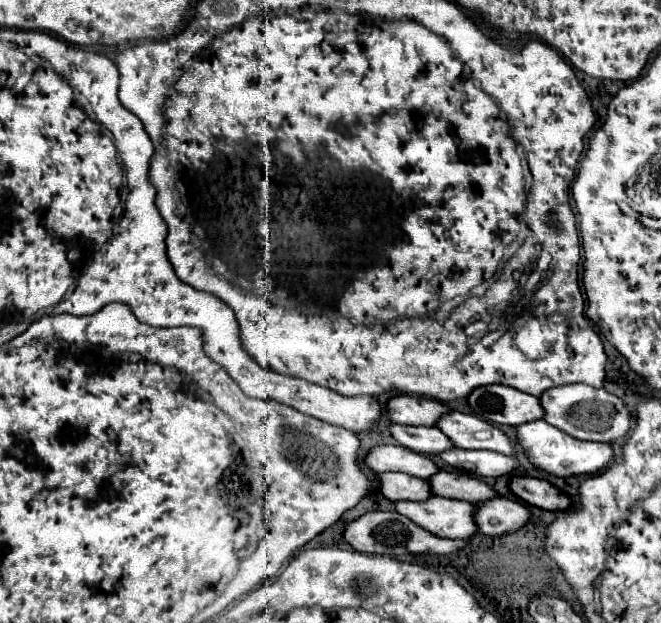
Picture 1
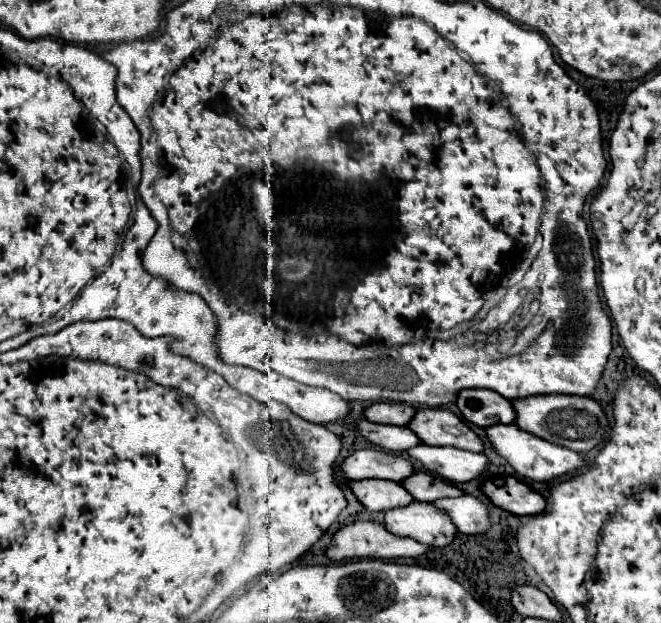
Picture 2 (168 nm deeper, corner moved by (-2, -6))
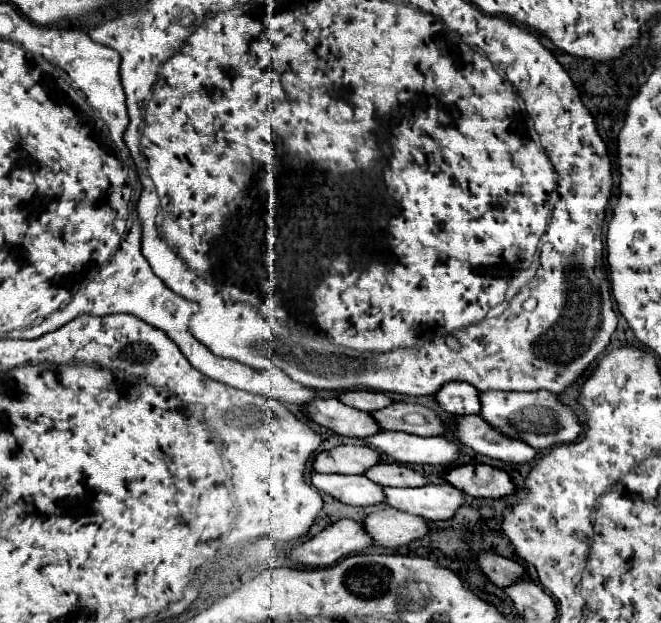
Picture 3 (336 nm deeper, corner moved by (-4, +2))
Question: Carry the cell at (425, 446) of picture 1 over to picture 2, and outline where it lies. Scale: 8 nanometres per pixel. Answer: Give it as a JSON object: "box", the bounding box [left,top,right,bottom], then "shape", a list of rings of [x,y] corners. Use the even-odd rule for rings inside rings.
{"box":[355,420,421,452],"shape":[[[359,420],[355,422],[355,426],[357,426],[357,432],[367,442],[389,452],[403,452],[421,444],[419,438],[405,426],[399,428],[399,426],[387,426],[387,424],[373,424],[369,420]]]}

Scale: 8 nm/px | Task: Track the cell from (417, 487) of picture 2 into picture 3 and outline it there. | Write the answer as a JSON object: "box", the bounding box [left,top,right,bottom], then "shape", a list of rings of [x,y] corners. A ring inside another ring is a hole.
{"box":[365,462,429,488],"shape":[[[397,462],[395,464],[377,464],[369,472],[365,472],[365,476],[369,476],[369,480],[377,480],[377,484],[381,484],[381,486],[419,488],[423,484],[429,484],[429,480],[423,472],[417,472],[411,466],[397,464]]]}

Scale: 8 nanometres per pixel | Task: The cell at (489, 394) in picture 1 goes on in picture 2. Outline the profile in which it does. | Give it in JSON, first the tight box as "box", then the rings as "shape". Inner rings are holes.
{"box":[457,390,515,428],"shape":[[[463,390],[457,396],[457,408],[463,418],[475,426],[487,428],[497,424],[511,424],[515,420],[513,406],[507,398],[491,390]]]}

